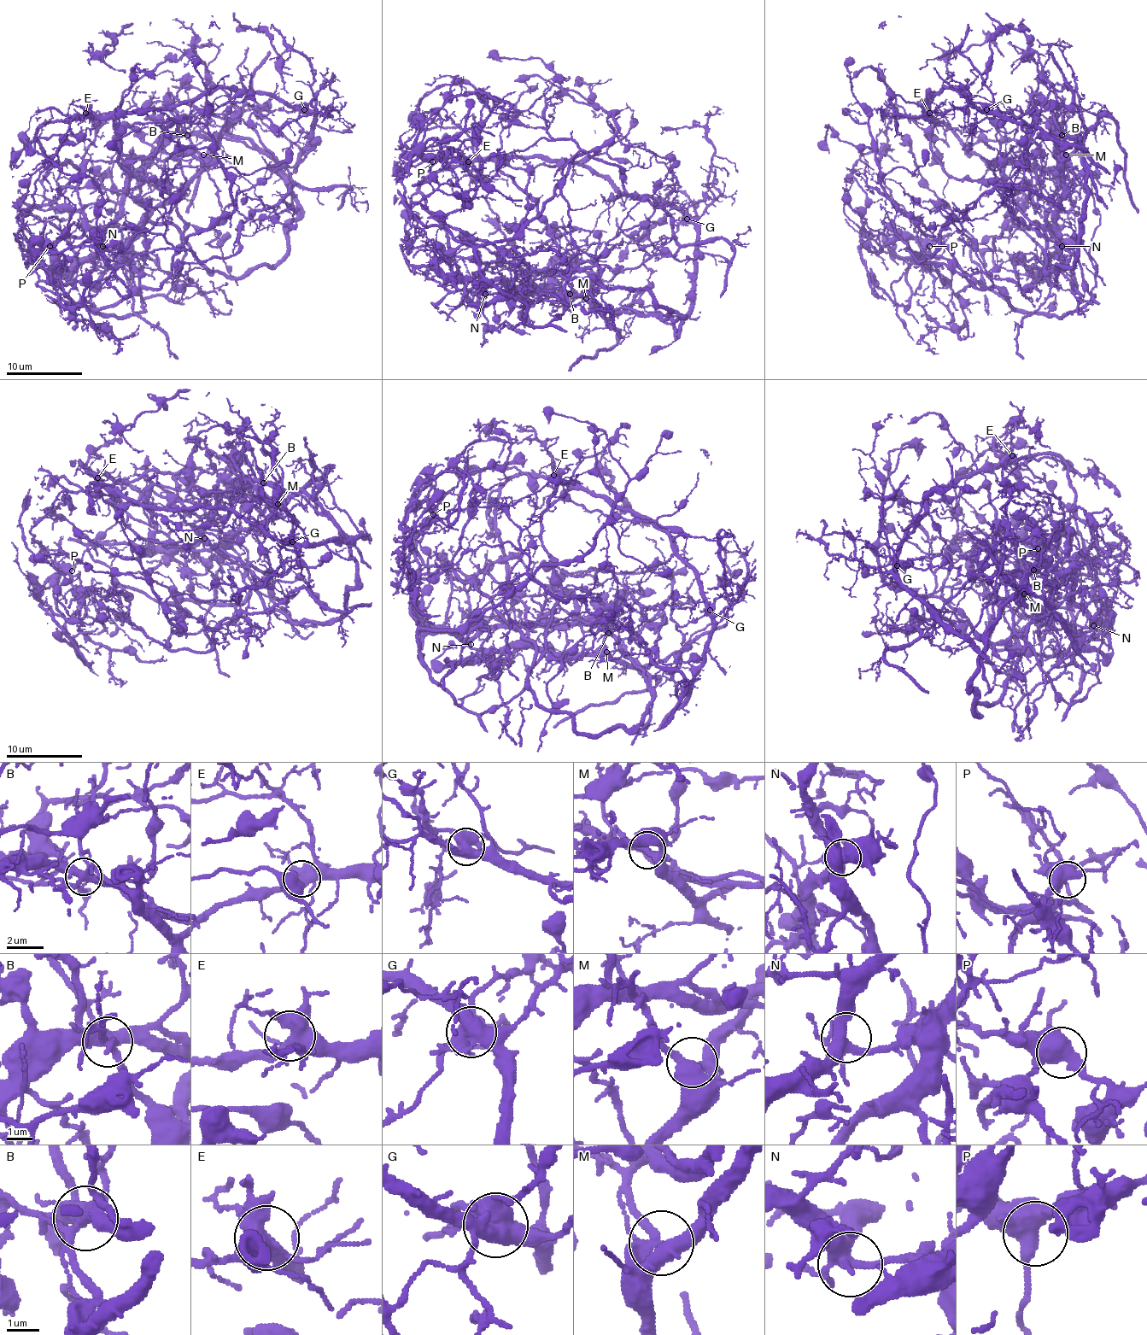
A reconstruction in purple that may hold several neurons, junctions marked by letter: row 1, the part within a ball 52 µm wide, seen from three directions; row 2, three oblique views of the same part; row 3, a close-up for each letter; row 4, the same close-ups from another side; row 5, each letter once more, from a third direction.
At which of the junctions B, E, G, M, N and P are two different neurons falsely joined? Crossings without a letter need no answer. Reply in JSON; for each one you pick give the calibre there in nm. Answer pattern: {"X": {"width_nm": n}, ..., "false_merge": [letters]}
{"B": {"width_nm": 440}, "G": {"width_nm": 600}, "false_merge": ["B", "G"]}

